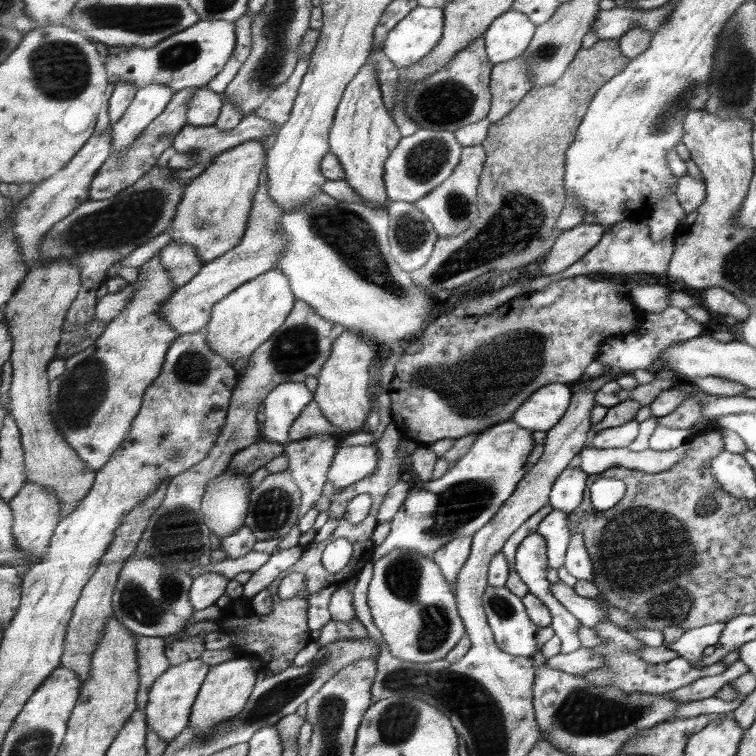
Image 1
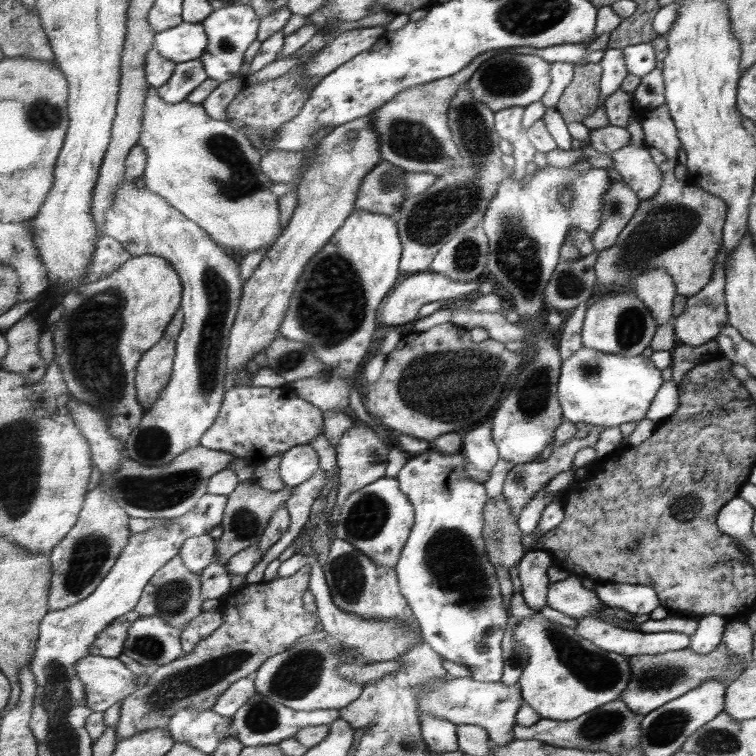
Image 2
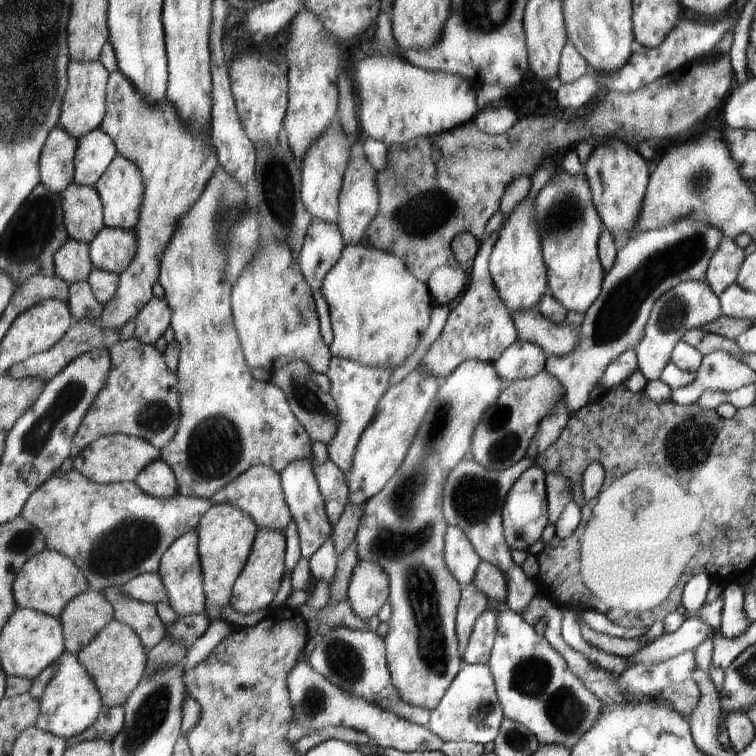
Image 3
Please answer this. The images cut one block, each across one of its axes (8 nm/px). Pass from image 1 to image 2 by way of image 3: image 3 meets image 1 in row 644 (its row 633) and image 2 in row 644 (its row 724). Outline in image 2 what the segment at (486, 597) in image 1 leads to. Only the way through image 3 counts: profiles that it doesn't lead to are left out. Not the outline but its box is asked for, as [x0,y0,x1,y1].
[514,614,630,720]

